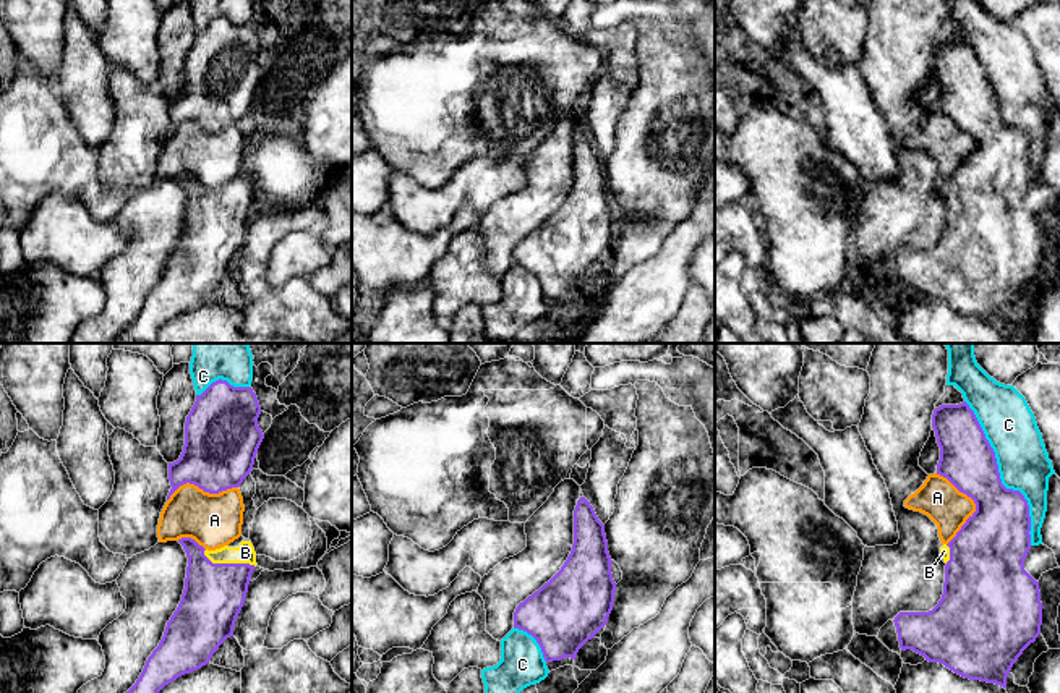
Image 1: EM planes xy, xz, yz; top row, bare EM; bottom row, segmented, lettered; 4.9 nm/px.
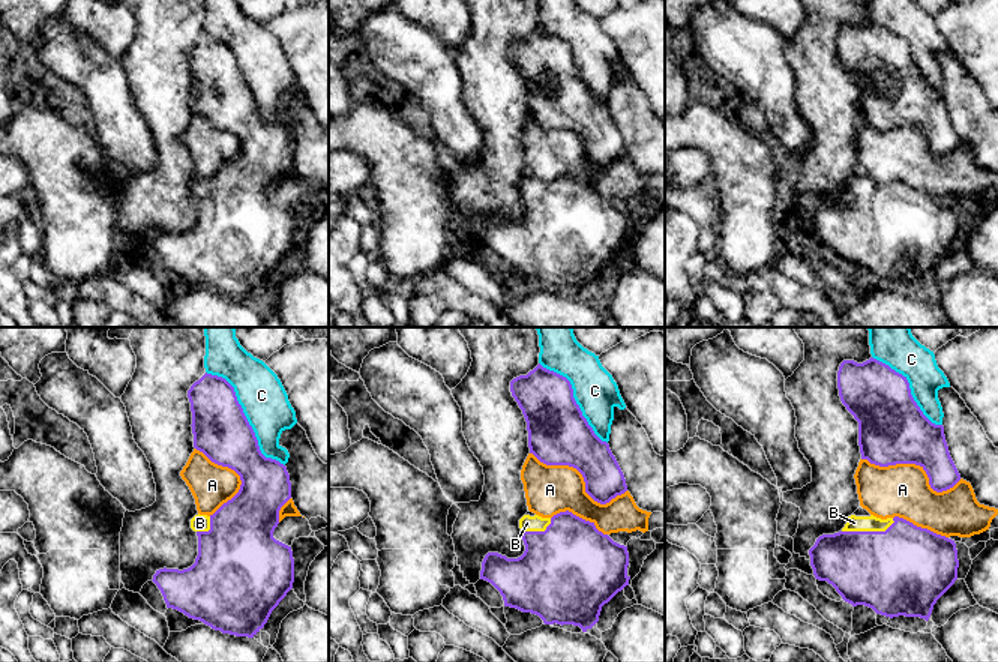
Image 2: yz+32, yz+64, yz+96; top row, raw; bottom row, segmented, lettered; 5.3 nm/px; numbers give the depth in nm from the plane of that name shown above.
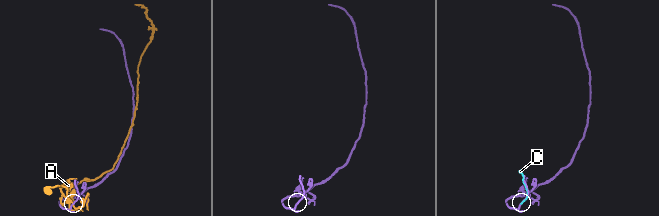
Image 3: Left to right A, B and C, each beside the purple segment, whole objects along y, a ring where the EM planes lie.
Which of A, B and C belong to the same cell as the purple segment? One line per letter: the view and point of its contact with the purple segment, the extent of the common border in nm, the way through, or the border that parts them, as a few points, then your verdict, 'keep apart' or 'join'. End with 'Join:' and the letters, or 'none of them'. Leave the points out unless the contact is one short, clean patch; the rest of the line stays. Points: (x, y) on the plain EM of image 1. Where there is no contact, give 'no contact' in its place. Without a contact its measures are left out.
A: meets purple in yz at (974, 140); contact 360 nm long; keep apart
B: meets purple in xy at (229, 201); contact 280 nm long; join
C: meets purple in yz at (999, 114); contact 800 nm long; keep apart
Join: B

